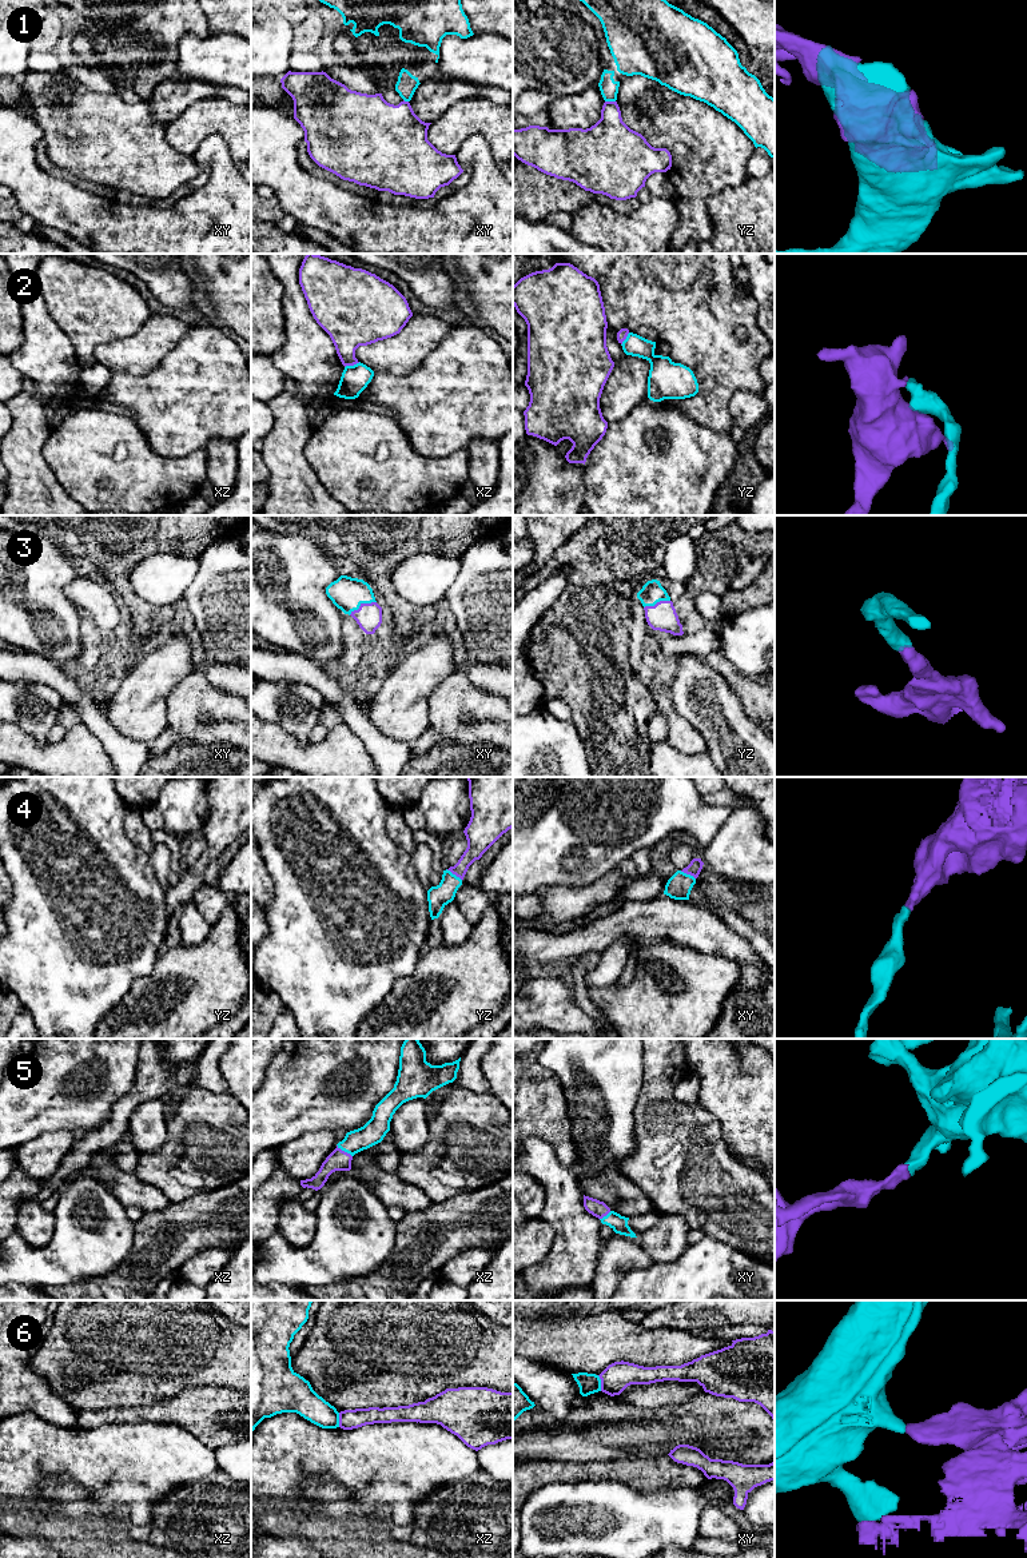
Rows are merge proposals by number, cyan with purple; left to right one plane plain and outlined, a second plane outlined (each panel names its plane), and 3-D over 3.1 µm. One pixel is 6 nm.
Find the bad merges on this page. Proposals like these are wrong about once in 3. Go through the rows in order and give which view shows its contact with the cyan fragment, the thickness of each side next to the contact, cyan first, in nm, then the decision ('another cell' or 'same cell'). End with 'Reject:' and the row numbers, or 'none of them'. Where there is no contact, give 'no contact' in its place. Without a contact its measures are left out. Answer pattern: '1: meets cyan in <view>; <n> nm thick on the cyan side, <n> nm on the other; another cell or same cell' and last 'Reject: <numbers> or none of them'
1: meets cyan in yz; 110 nm thick on the cyan side, 280 nm on the other; another cell
2: meets cyan in xz; 170 nm thick on the cyan side, 280 nm on the other; another cell
3: meets cyan in xy; 200 nm thick on the cyan side, 160 nm on the other; same cell
4: meets cyan in yz; 130 nm thick on the cyan side, 140 nm on the other; same cell
5: meets cyan in xz; 140 nm thick on the cyan side, 130 nm on the other; same cell
6: meets cyan in xy; 130 nm thick on the cyan side, 170 nm on the other; another cell
Reject: 1, 2, 6

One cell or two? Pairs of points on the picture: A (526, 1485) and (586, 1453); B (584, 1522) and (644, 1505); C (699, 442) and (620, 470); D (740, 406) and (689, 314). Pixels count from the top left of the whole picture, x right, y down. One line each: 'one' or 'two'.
A: two
B: one
C: one
D: two

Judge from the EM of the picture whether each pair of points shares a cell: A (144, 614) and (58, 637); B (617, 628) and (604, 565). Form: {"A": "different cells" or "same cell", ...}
{"A": "different cells", "B": "same cell"}

